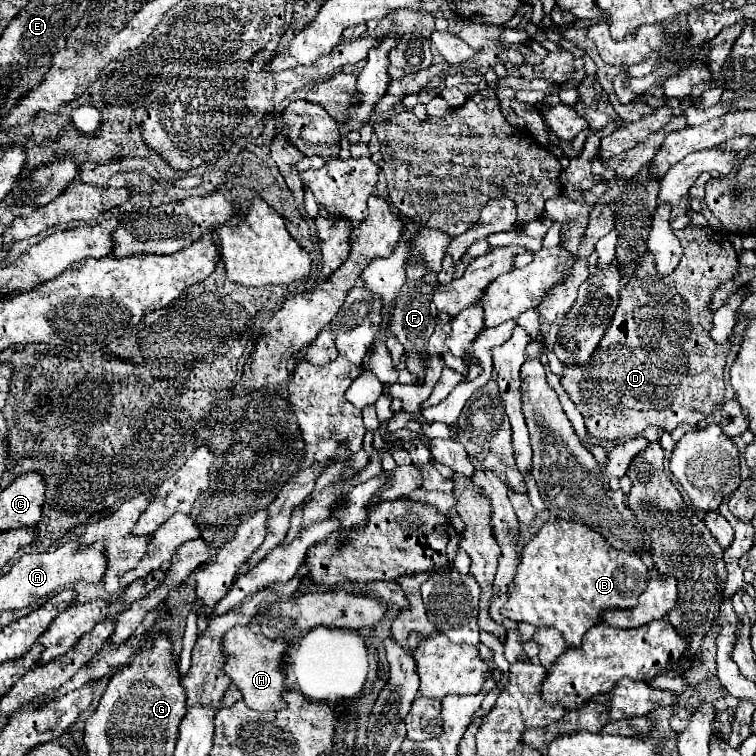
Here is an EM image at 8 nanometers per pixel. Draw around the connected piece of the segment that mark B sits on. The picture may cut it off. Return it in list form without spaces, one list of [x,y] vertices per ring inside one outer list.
[[[561,518],[557,522],[545,522],[543,528],[523,548],[517,574],[509,584],[509,600],[501,608],[501,614],[515,622],[529,622],[533,626],[557,628],[563,634],[567,646],[579,646],[583,634],[593,624],[597,624],[603,608],[637,606],[639,594],[647,588],[645,572],[647,566],[639,556],[631,556],[623,550],[613,548],[601,534],[597,534],[589,526]]]

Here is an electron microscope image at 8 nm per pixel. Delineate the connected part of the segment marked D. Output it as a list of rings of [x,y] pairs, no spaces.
[[[687,226],[674,232],[683,246],[683,258],[679,266],[669,276],[661,276],[655,269],[653,255],[647,250],[639,258],[637,278],[631,278],[631,282],[619,290],[619,306],[613,322],[601,338],[591,362],[585,366],[563,368],[561,384],[569,398],[577,404],[577,410],[585,416],[589,434],[599,440],[613,442],[621,438],[635,438],[649,426],[659,426],[671,434],[679,424],[697,426],[723,402],[723,370],[735,338],[729,336],[725,344],[717,344],[709,336],[715,314],[715,308],[711,308],[711,296],[725,282],[735,278],[739,270],[737,254],[731,242],[723,240],[709,226]]]

